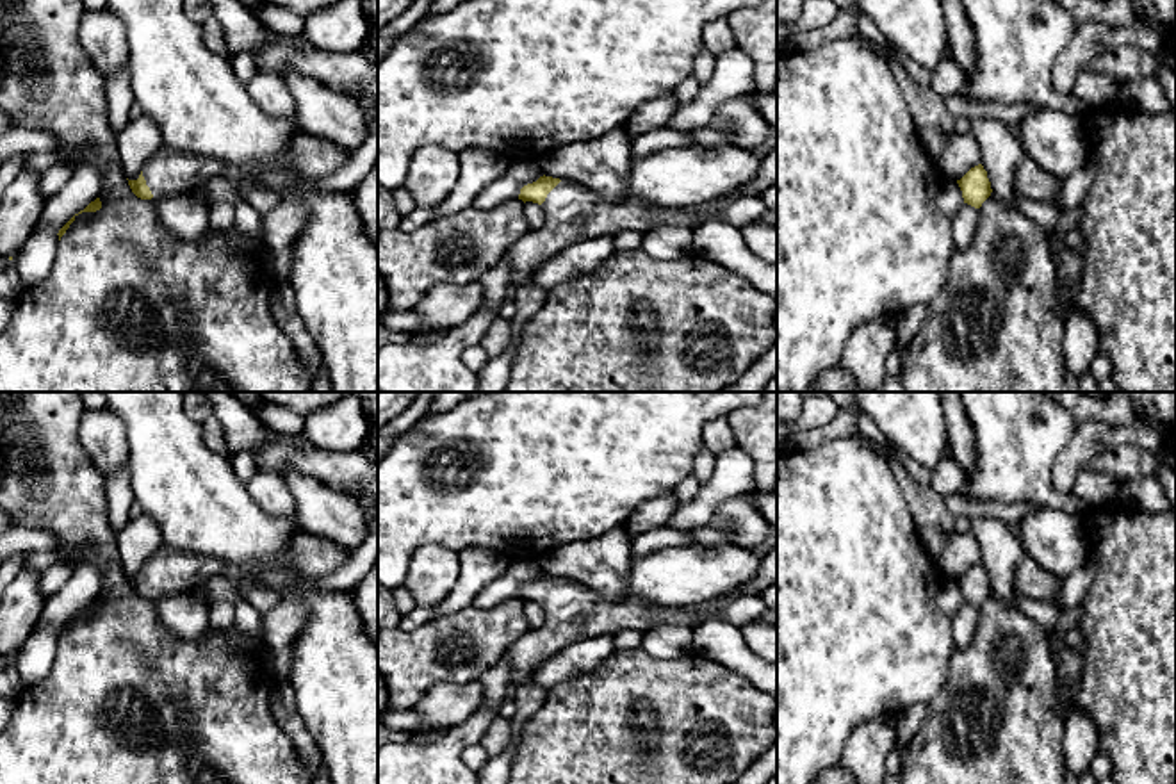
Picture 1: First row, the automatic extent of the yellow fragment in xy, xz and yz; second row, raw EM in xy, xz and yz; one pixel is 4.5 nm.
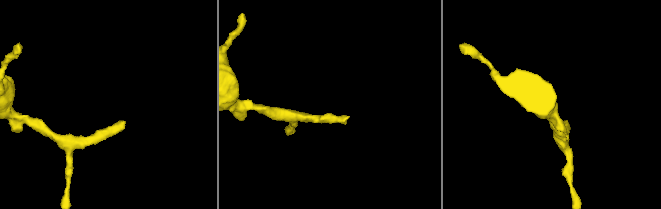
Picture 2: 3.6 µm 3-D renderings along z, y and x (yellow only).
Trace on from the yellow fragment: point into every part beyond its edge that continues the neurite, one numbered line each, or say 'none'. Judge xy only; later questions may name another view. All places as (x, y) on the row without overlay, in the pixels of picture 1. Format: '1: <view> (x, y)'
1: xy (168, 572)

